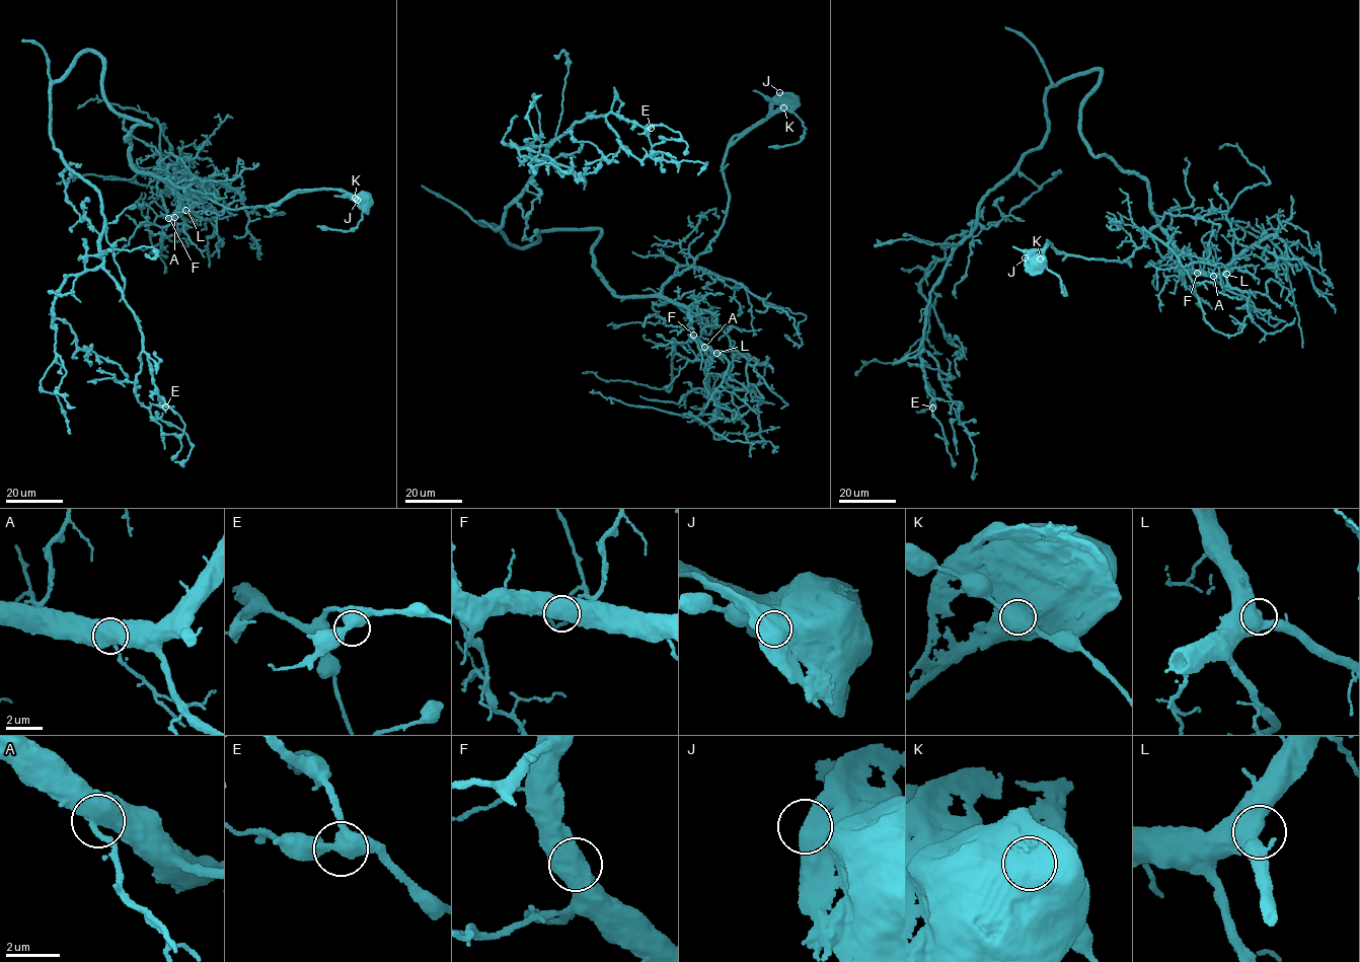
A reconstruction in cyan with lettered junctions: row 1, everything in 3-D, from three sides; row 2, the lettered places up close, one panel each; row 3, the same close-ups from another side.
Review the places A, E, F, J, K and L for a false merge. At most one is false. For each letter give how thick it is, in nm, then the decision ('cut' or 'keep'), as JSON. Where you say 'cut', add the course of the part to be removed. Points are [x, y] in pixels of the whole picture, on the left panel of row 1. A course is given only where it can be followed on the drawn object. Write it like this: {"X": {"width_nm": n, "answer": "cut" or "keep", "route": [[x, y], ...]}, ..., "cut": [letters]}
{"A": {"width_nm": 550, "answer": "keep"}, "E": {"width_nm": 500, "answer": "keep"}, "F": {"width_nm": 850, "answer": "keep"}, "J": {"width_nm": 950, "answer": "keep"}, "K": {"width_nm": 950, "answer": "cut", "route": [[355, 198], [364, 210], [358, 225], [344, 231], [317, 226]]}, "L": {"width_nm": 600, "answer": "keep"}, "cut": ["K"]}

